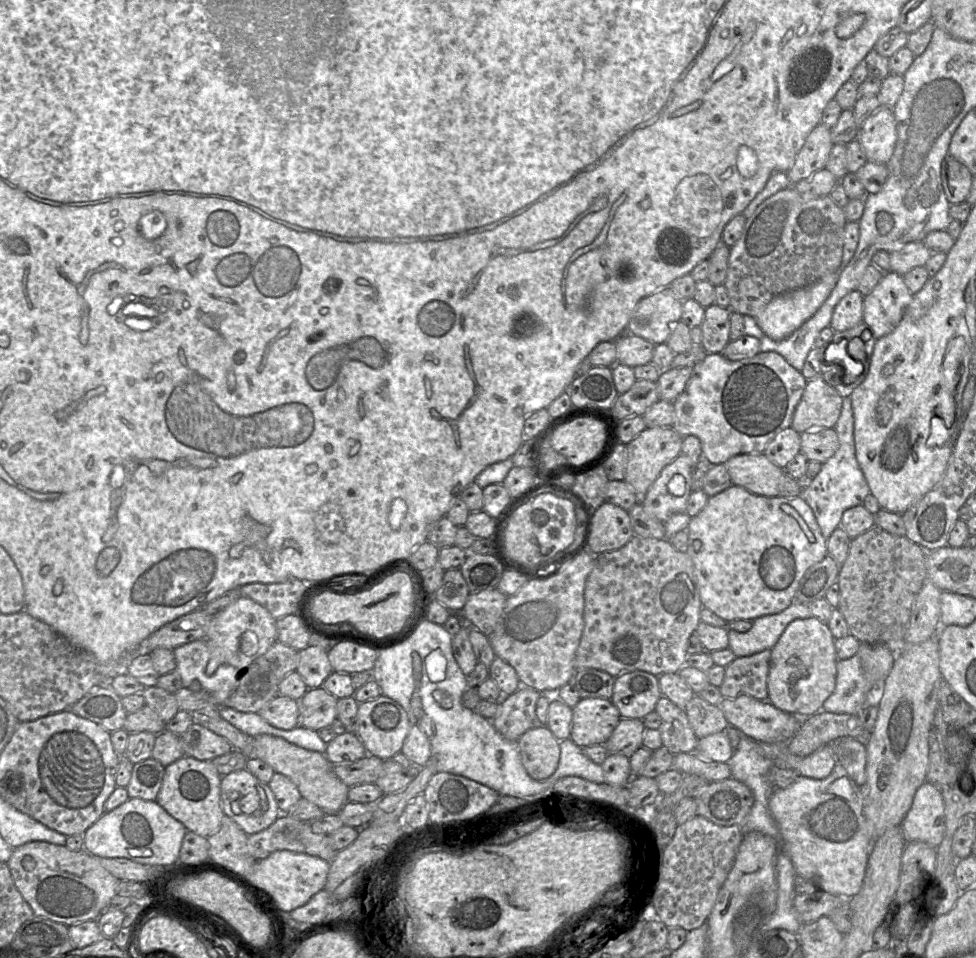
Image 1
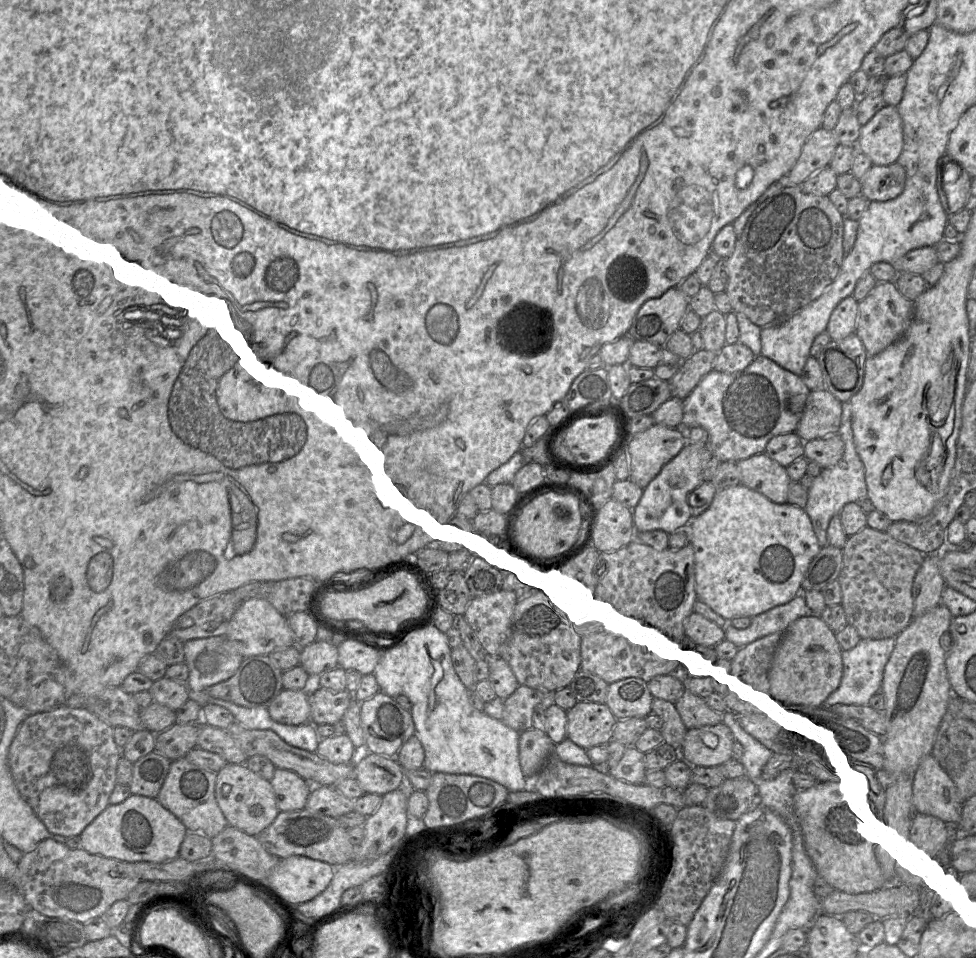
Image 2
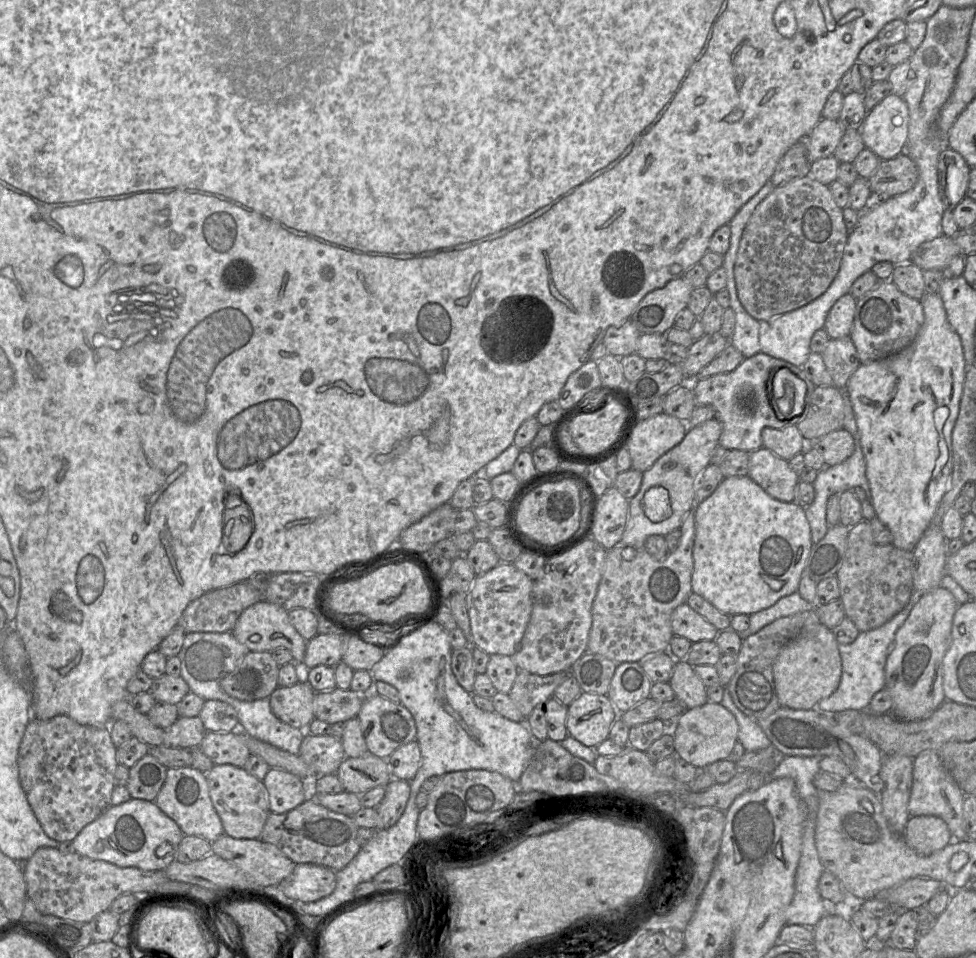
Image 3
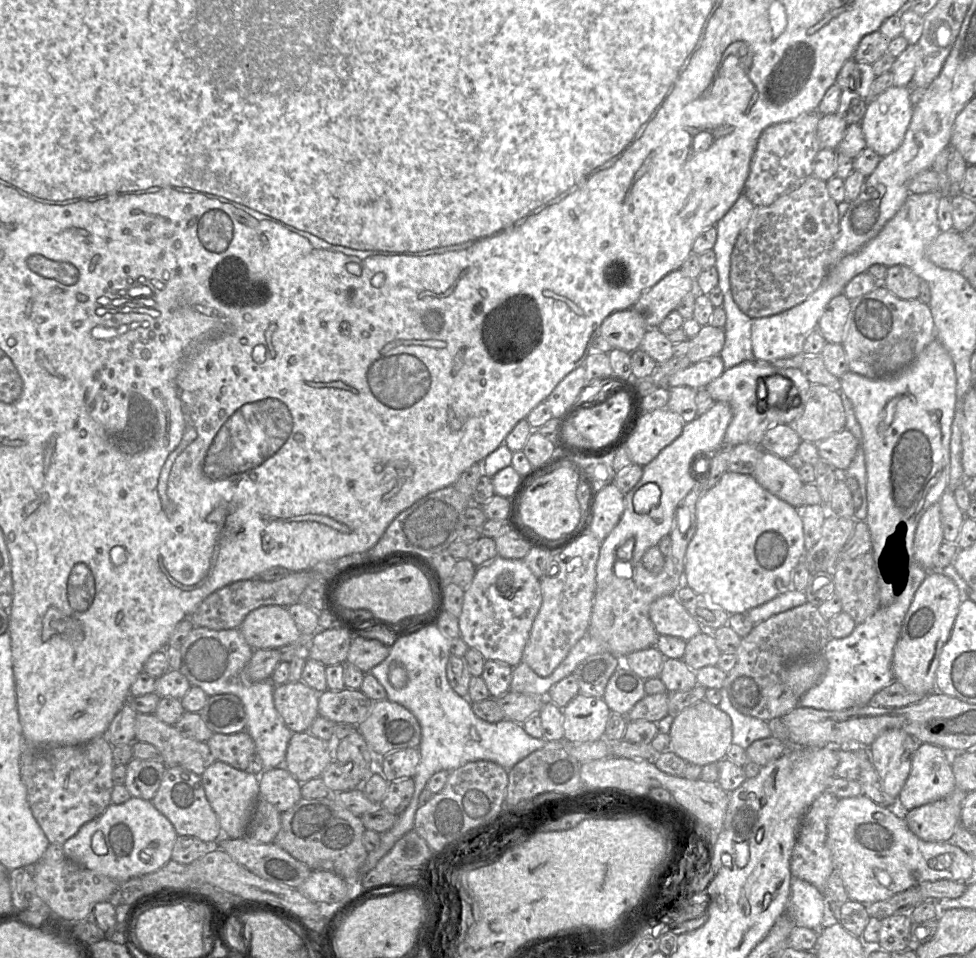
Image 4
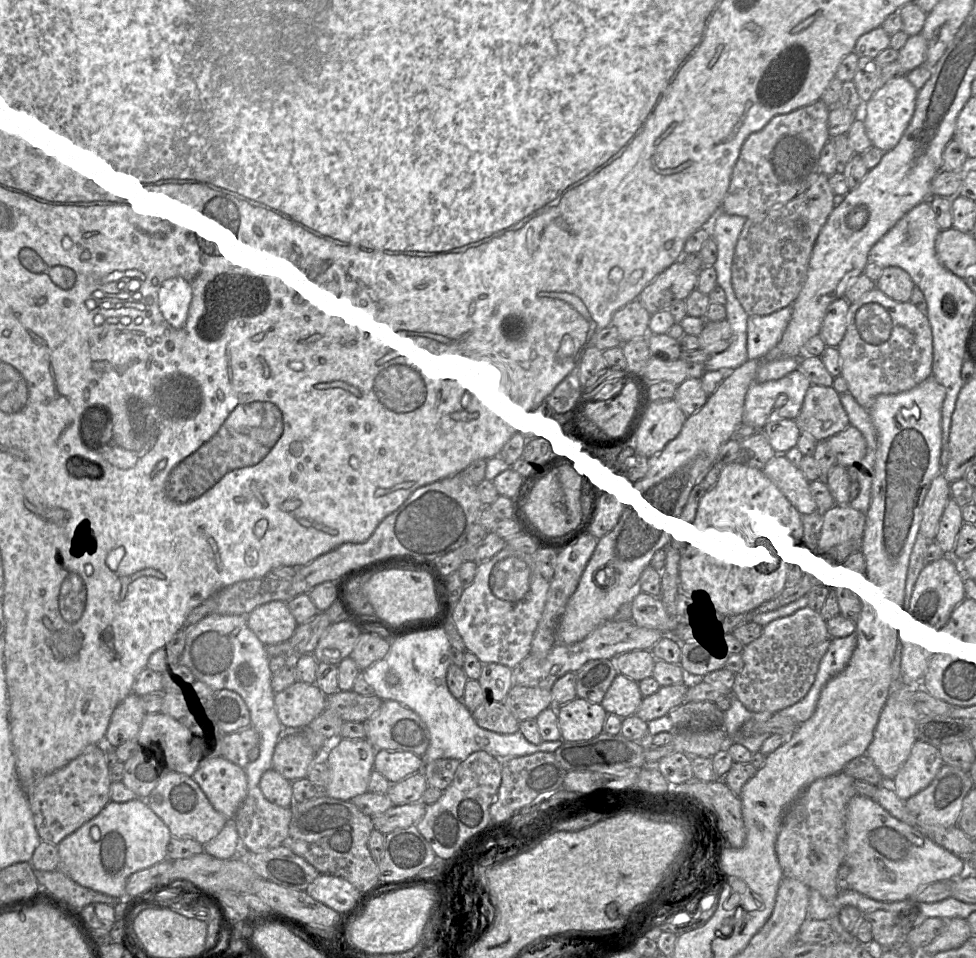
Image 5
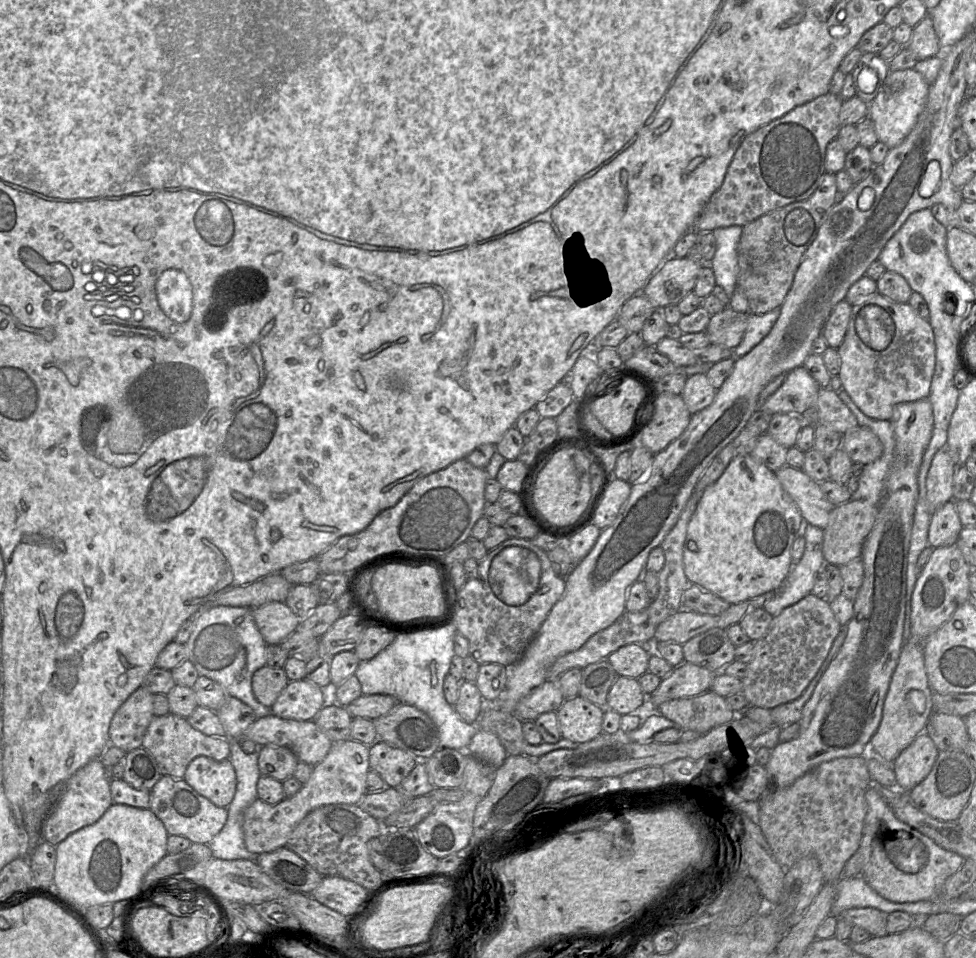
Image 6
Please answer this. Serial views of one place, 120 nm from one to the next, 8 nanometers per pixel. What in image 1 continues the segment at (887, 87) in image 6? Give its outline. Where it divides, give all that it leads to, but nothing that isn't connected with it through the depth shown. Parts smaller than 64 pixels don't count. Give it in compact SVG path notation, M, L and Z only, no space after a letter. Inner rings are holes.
M880 106L859 128L858 140L870 162L887 164L897 142L893 108Z

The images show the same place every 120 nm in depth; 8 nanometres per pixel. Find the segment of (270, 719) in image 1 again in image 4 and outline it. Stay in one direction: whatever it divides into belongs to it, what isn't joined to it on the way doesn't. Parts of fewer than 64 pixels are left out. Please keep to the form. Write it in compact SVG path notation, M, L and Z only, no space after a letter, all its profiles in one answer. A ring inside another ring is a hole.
M302 680L275 686L275 707L293 733L310 731L319 715L319 694Z

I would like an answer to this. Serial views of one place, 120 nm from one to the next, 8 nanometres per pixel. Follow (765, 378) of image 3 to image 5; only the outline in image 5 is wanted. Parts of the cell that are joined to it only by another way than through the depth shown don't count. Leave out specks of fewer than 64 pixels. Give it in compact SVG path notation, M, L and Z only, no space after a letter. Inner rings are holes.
M798 368L785 377L764 383L754 382L745 397L743 424L763 431L766 424L783 419L795 420L802 408L807 390L812 383Z

